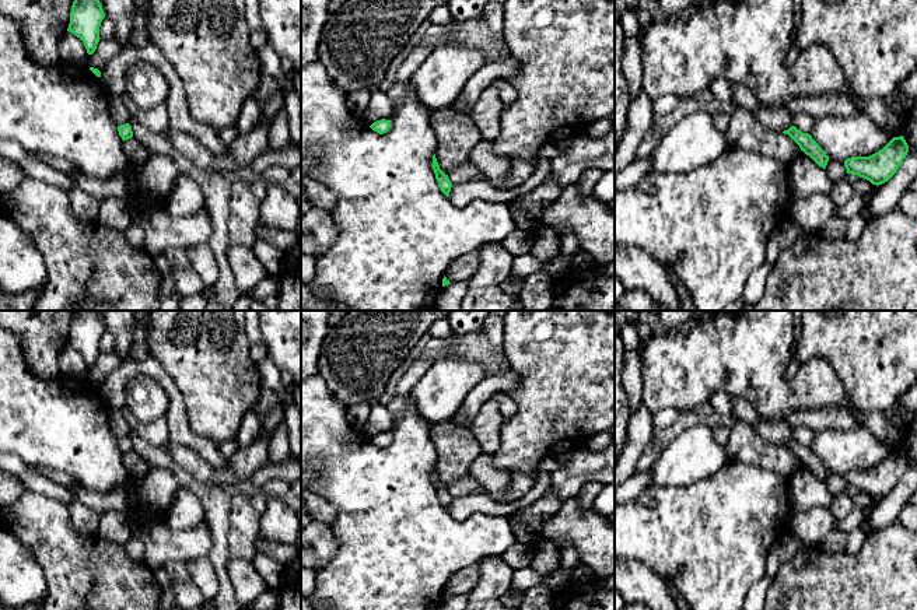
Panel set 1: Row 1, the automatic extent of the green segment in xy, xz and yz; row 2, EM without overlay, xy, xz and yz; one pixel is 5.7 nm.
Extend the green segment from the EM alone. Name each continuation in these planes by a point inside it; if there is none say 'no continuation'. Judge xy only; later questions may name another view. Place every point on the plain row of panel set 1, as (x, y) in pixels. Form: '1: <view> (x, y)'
no continuation

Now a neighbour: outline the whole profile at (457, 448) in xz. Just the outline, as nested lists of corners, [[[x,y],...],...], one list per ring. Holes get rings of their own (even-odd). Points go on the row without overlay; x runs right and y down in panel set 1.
[[[454,421],[431,425],[431,439],[437,449],[434,464],[440,483],[448,488],[451,483],[469,476],[469,466],[482,453],[482,446],[468,427]]]

